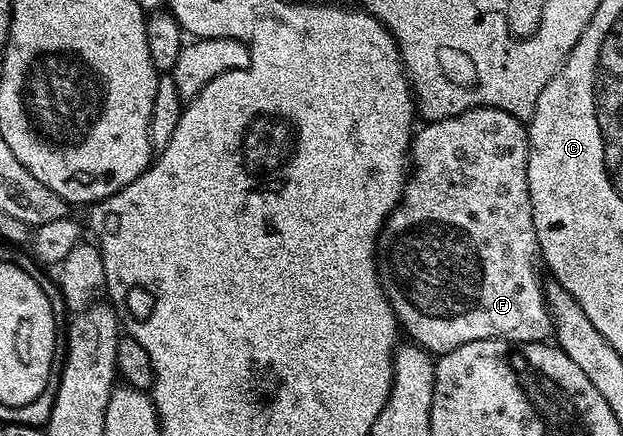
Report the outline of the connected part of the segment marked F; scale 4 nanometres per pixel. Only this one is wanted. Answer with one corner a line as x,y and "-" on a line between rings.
476,105
461,115
429,121
422,127
414,130
411,139
413,168
403,186
403,198
387,216
377,242
379,282
402,332
432,355
474,341
546,342
553,330
535,270
540,252
529,199
527,125
509,111

